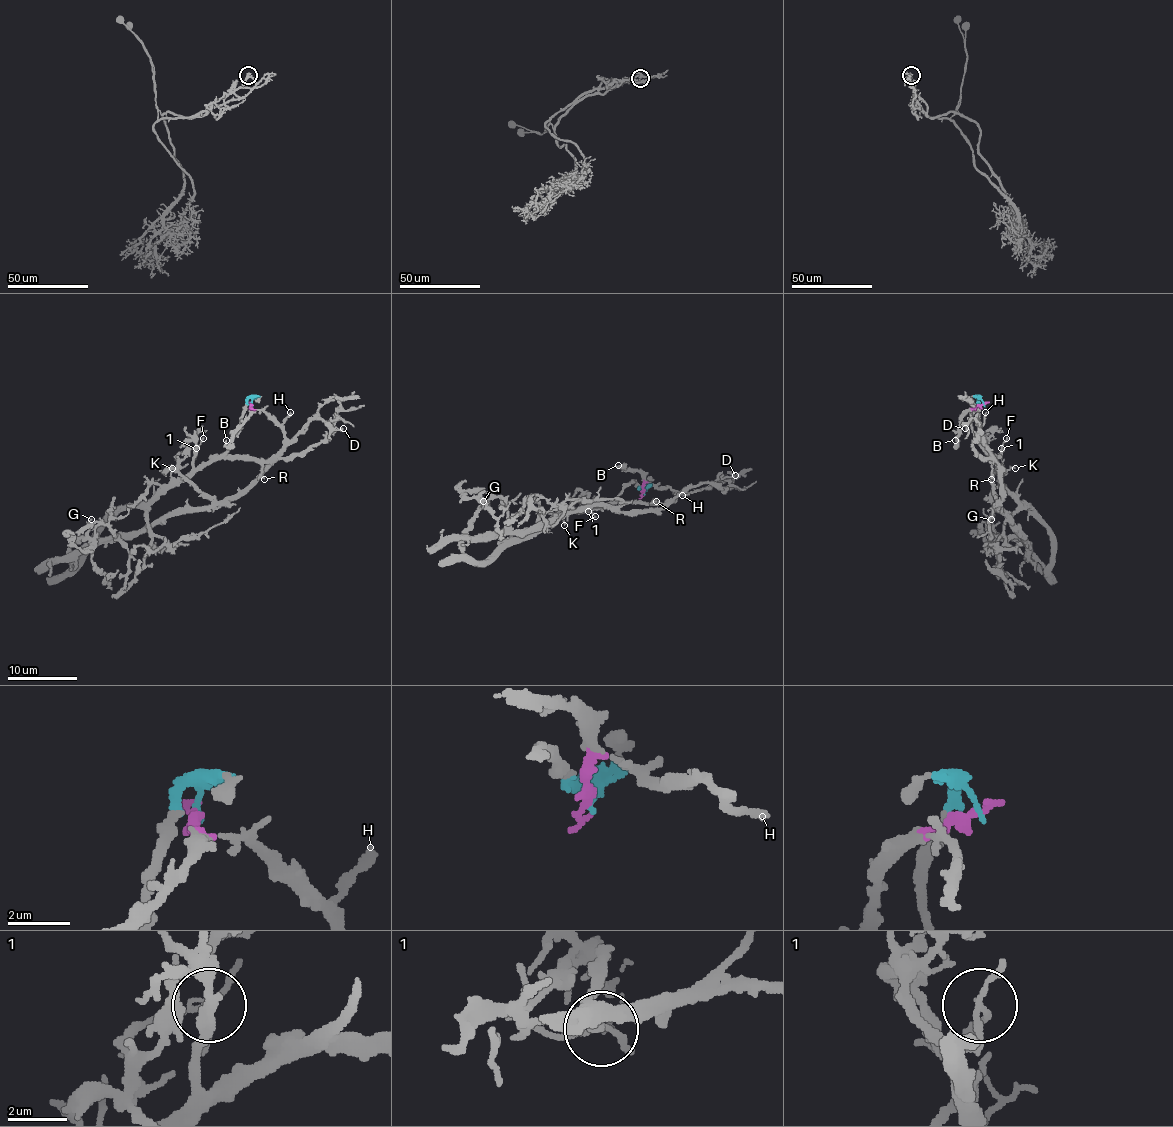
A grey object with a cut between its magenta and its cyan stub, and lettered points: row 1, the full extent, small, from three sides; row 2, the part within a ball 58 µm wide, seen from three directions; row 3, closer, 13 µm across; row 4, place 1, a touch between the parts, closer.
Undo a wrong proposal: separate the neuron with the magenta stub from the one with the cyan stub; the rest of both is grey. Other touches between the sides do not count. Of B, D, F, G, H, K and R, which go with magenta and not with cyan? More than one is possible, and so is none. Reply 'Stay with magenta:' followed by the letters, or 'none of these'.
Stay with magenta: B, D, H

